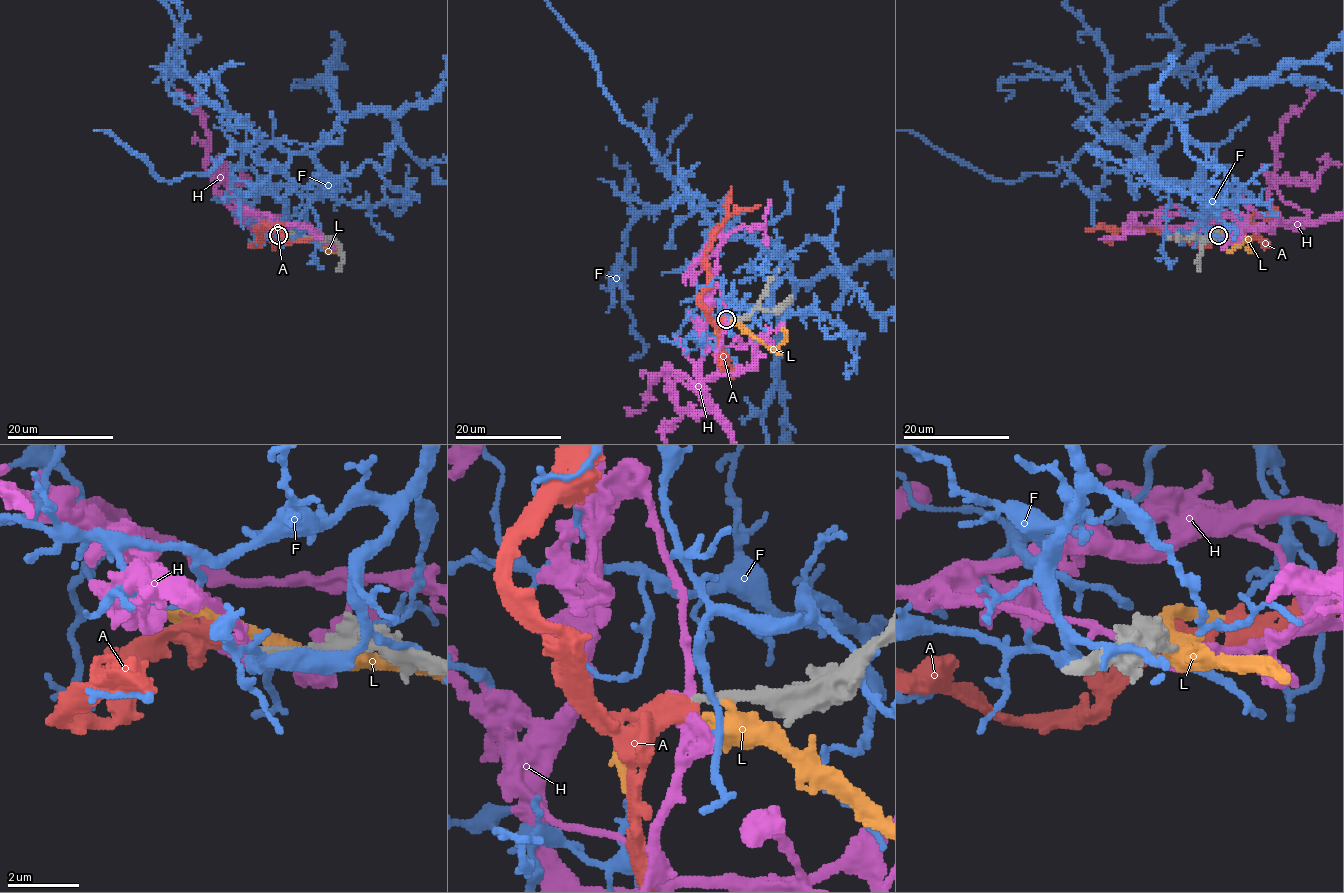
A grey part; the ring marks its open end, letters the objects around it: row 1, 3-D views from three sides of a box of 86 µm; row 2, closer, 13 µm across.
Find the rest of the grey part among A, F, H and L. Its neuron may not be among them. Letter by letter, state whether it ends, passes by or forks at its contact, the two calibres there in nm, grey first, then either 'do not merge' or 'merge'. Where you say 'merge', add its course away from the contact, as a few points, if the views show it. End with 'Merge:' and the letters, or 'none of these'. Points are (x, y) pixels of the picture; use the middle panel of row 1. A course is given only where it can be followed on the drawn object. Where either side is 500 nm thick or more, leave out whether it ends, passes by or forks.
A: it ends | 260/360 nm | merge | via (727, 319), (713, 320), (699, 303), (699, 295), (707, 280), (705, 252), (721, 224), (735, 211), (759, 204)
F: it passes by | 280/190 nm | do not merge
H: it passes by | 240/380 nm | do not merge
L: 340/500 nm | do not merge
Merge: A

